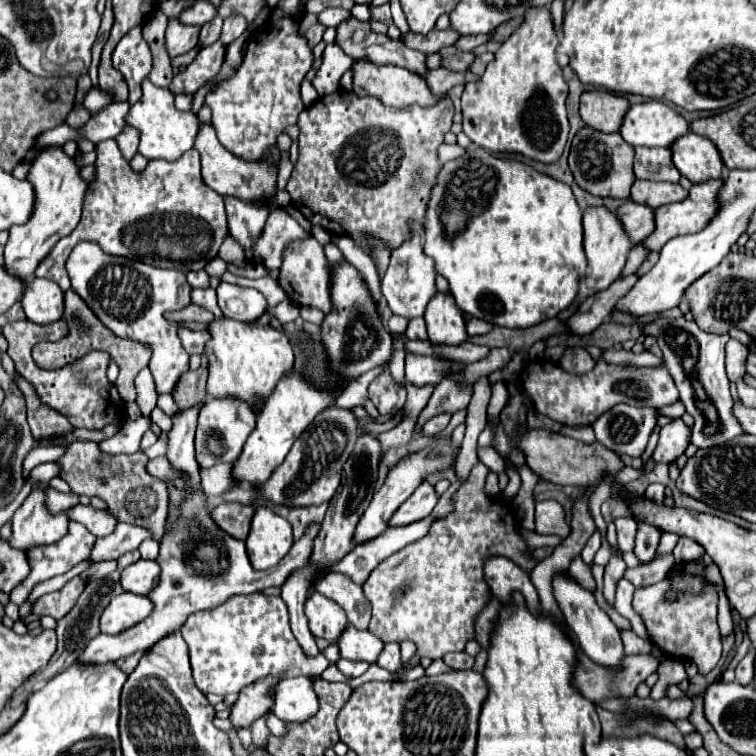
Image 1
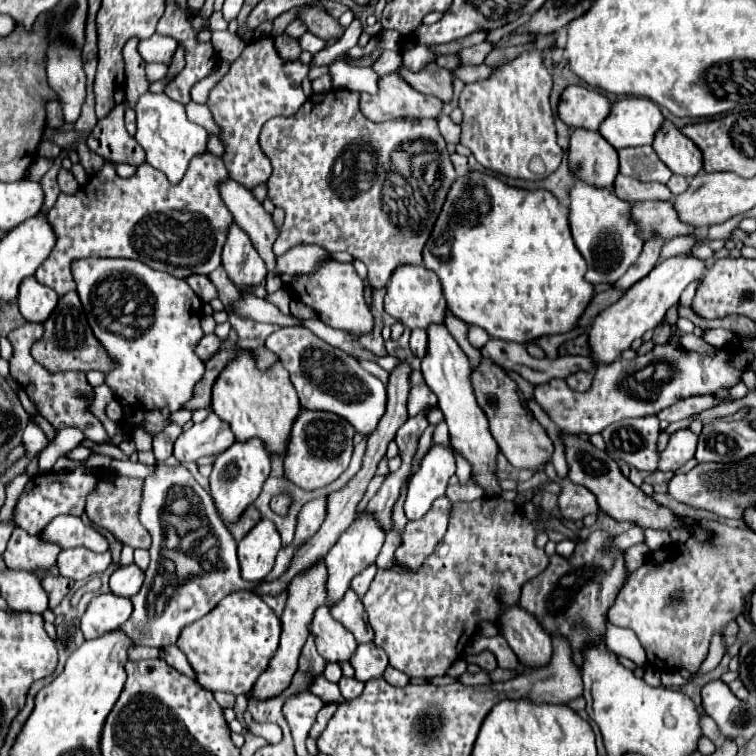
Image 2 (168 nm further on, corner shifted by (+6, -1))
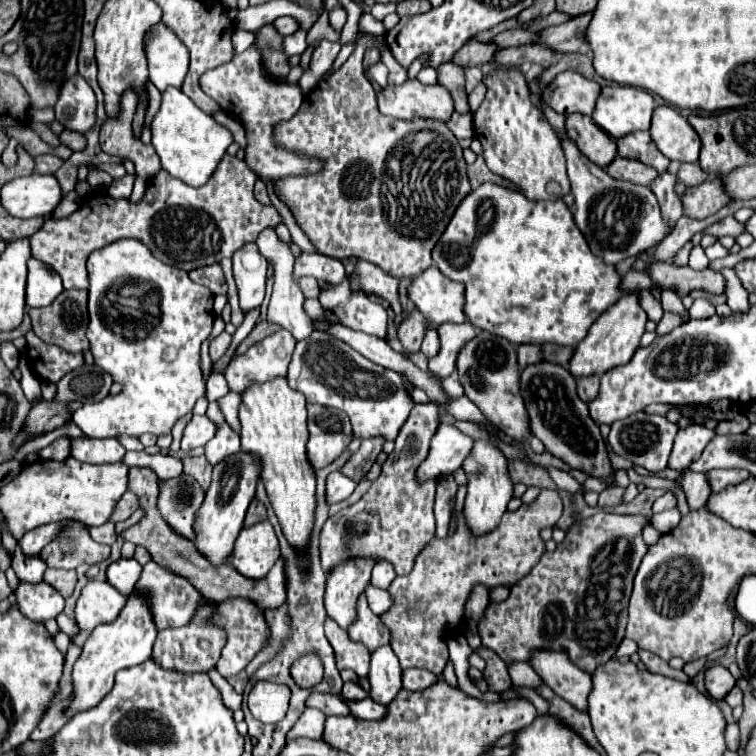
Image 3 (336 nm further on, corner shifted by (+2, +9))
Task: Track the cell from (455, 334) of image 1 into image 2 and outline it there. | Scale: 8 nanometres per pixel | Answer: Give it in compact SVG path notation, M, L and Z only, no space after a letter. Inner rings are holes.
M433 324L427 328L427 334L429 334L429 348L427 348L427 356L421 362L421 372L431 392L439 398L439 410L443 412L451 432L451 446L471 464L471 478L485 492L485 496L501 496L503 490L497 478L499 446L489 432L487 416L483 414L483 410L479 408L473 396L473 388L469 380L471 374L469 358L465 356L465 352L459 348L459 344L445 326Z

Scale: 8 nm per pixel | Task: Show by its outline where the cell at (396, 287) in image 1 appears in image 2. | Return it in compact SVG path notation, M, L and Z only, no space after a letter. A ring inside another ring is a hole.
M399 266L387 286L385 296L385 310L395 316L401 324L415 328L427 328L429 324L443 324L447 302L443 298L443 288L439 286L439 278L435 272L423 268L423 266Z

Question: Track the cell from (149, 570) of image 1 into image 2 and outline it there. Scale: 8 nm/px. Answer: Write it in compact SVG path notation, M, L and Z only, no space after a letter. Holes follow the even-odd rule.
M135 564L131 566L119 566L111 578L109 578L109 590L115 594L115 596L125 596L125 598L131 598L133 594L139 592L141 584L143 584L143 570L139 570Z

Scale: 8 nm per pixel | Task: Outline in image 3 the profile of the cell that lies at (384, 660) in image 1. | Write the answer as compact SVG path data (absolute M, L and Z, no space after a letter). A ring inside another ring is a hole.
M409 668L403 670L403 686L407 690L421 690L427 688L431 682L437 682L439 678L427 670L419 670L419 668Z

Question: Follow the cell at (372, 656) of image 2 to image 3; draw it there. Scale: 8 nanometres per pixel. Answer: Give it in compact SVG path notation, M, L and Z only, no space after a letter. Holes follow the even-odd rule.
M389 644L371 652L369 684L369 696L379 704L389 704L397 696L397 690L401 688L401 666Z

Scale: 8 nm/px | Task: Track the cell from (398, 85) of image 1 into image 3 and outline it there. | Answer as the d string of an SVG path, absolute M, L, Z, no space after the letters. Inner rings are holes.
M405 80L401 86L387 86L377 94L381 114L393 118L435 118L447 122L453 112L451 94L441 86L425 86L419 80Z

